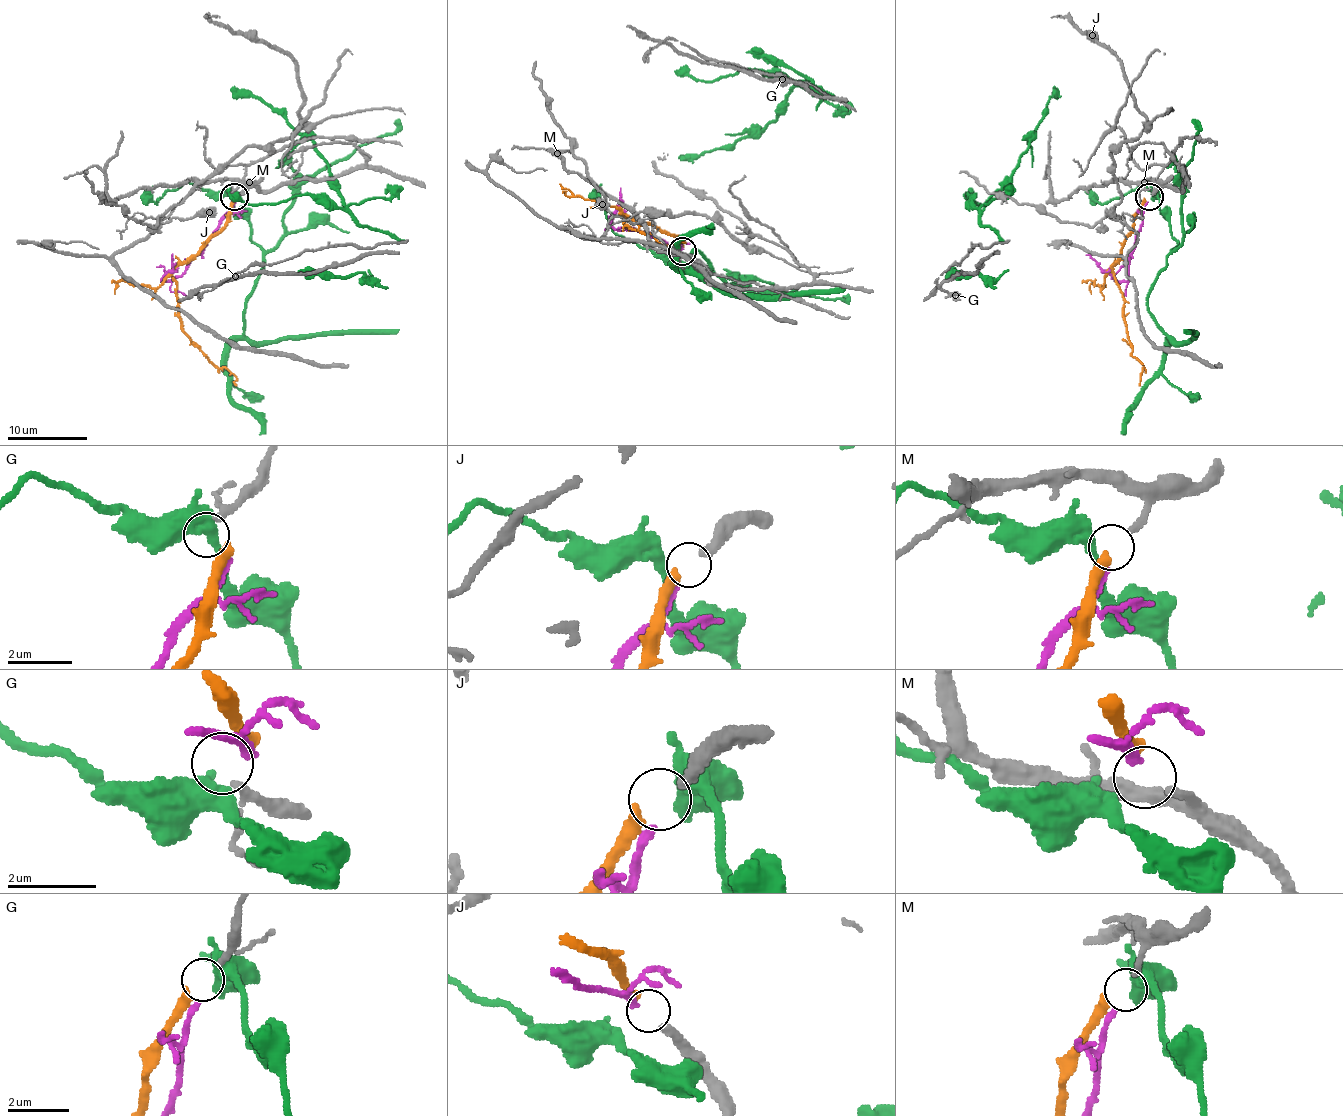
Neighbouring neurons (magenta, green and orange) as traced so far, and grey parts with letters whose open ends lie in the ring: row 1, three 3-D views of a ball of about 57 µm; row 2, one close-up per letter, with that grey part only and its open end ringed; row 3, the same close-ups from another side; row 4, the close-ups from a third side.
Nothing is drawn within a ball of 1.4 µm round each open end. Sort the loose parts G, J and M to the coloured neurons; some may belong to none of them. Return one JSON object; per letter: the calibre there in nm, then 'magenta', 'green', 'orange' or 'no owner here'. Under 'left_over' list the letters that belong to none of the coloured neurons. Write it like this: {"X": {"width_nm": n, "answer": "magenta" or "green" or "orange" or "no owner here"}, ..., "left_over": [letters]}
{"G": {"width_nm": 150, "answer": "no owner here"}, "J": {"width_nm": 280, "answer": "orange"}, "M": {"width_nm": 180, "answer": "magenta"}, "left_over": ["G"]}

